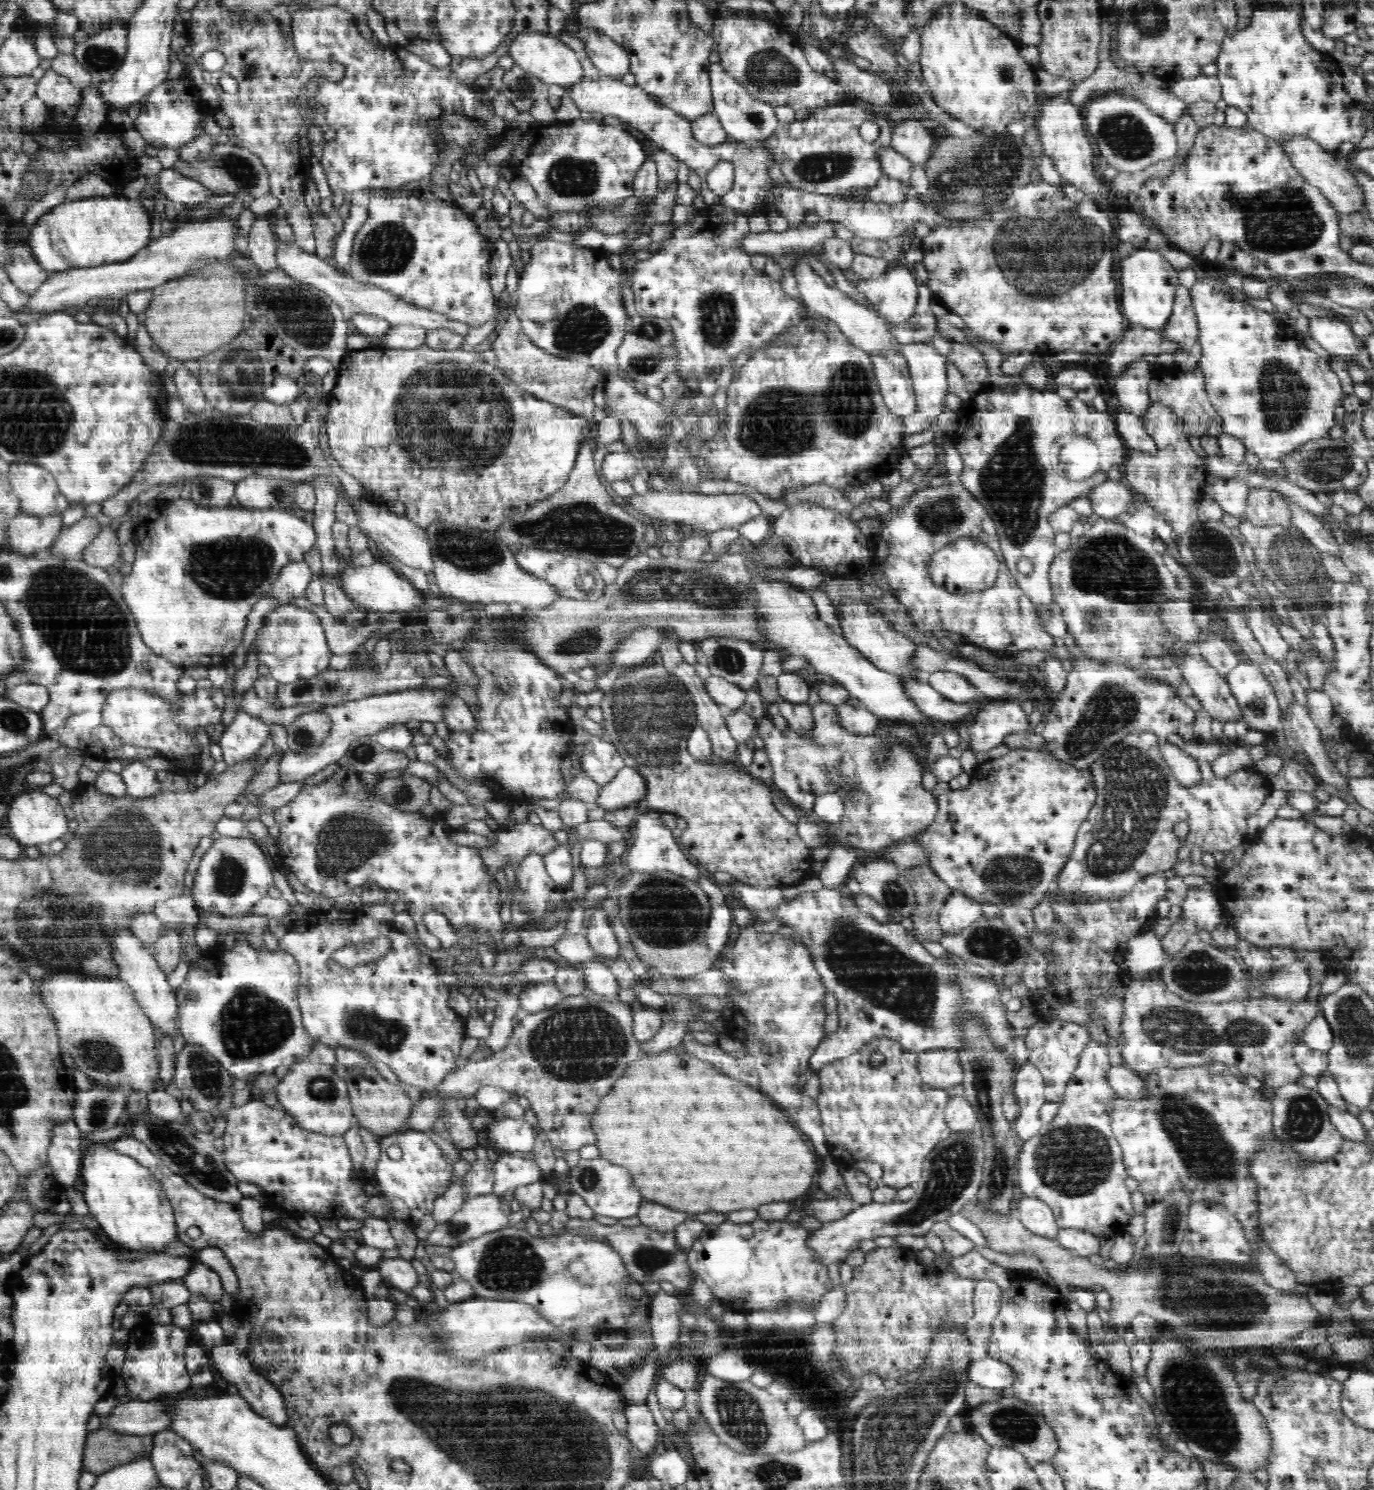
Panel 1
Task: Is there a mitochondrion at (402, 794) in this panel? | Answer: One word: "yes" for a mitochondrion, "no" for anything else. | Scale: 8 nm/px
yes

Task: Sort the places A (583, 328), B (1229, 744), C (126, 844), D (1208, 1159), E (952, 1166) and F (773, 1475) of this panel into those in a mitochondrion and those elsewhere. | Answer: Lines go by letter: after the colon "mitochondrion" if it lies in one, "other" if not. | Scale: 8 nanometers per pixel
A: mitochondrion
B: other
C: mitochondrion
D: mitochondrion
E: mitochondrion
F: mitochondrion

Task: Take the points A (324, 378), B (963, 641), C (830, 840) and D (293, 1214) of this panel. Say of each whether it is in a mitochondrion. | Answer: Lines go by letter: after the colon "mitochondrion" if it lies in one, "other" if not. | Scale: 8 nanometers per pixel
A: other
B: other
C: other
D: other

